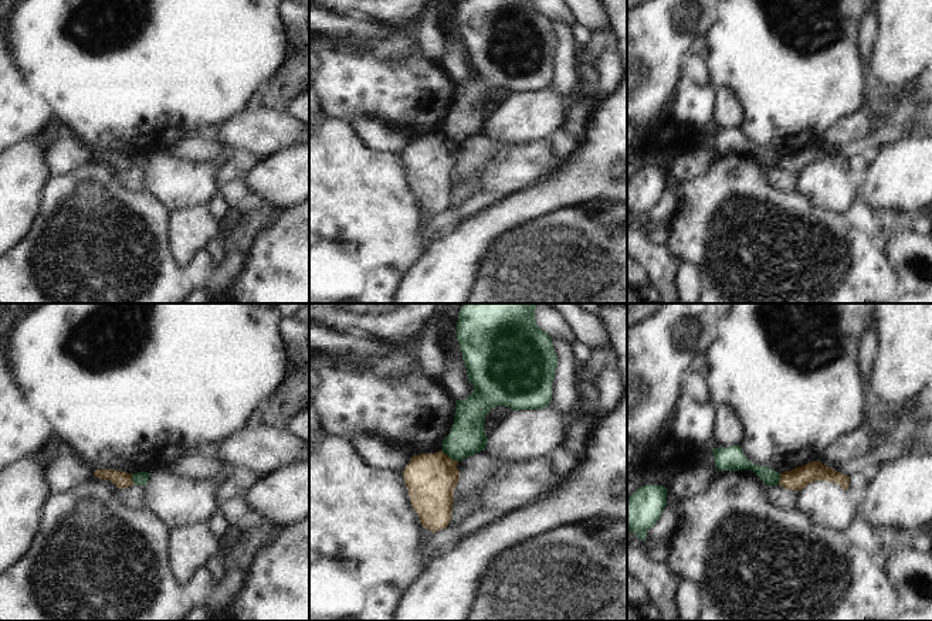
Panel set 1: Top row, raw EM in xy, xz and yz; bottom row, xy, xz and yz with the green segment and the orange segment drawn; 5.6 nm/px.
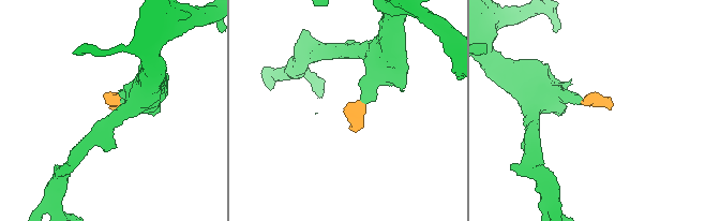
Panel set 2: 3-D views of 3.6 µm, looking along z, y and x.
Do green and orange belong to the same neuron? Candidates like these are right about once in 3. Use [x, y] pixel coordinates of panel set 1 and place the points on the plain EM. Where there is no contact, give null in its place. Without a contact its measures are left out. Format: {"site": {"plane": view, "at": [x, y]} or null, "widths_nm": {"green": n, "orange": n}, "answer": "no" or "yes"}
{"site": {"plane": "xz", "at": [450, 139]}, "widths_nm": {"green": 200, "orange": 280}, "answer": "no"}

